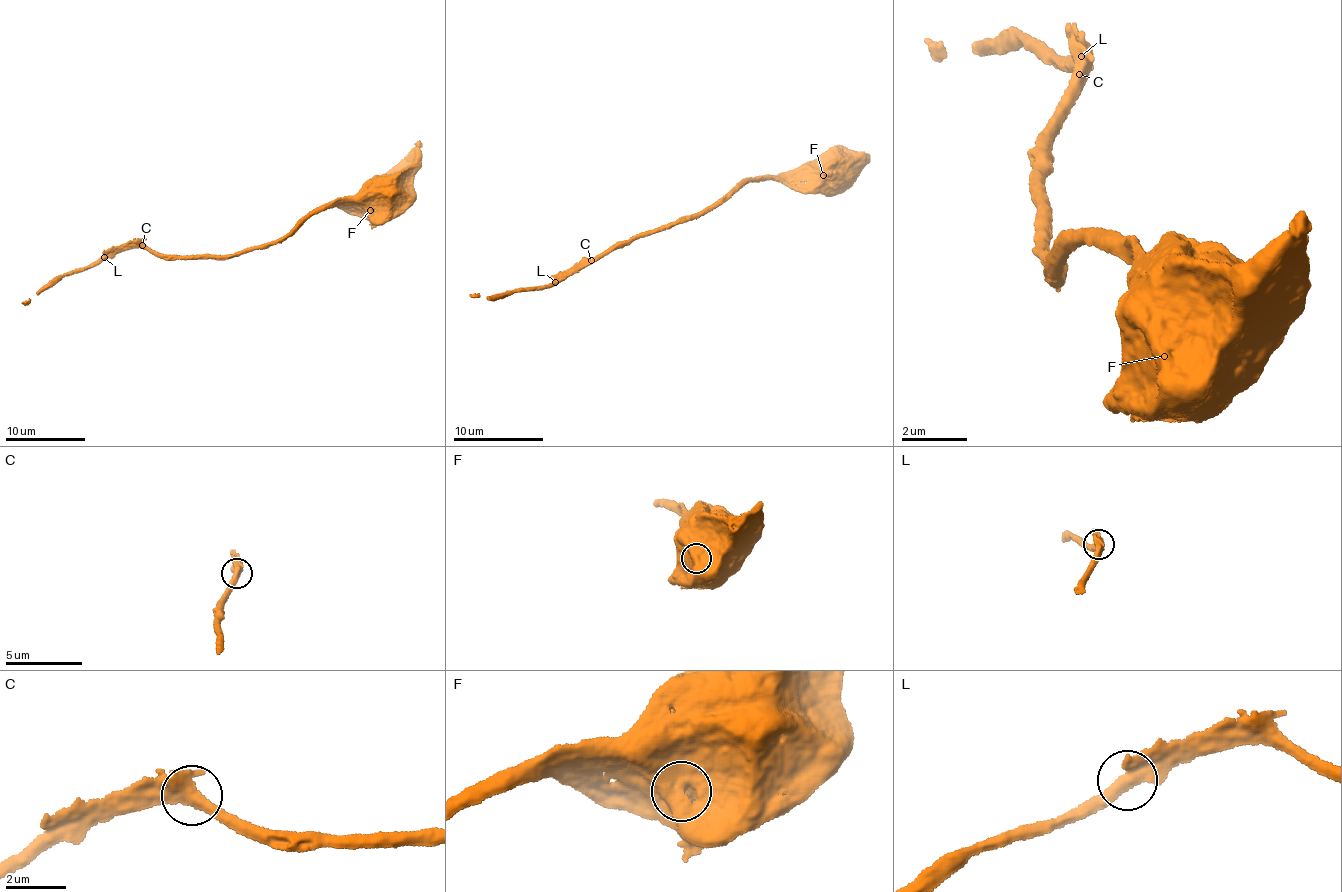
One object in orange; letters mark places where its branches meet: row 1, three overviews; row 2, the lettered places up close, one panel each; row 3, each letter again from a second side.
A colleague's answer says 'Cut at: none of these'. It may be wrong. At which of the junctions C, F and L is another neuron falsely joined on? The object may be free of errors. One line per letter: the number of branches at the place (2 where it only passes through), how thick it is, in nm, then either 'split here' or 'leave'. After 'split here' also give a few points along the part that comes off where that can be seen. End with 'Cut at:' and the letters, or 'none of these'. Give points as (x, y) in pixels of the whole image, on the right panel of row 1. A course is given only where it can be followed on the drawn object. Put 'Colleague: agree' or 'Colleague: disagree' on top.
Colleague: agree
C: 2 branches meet; 480 nm thick; leave
F: 1 branches meet; 1450 nm thick; leave
L: 2 branches meet; 440 nm thick; leave
Cut at: none of these

